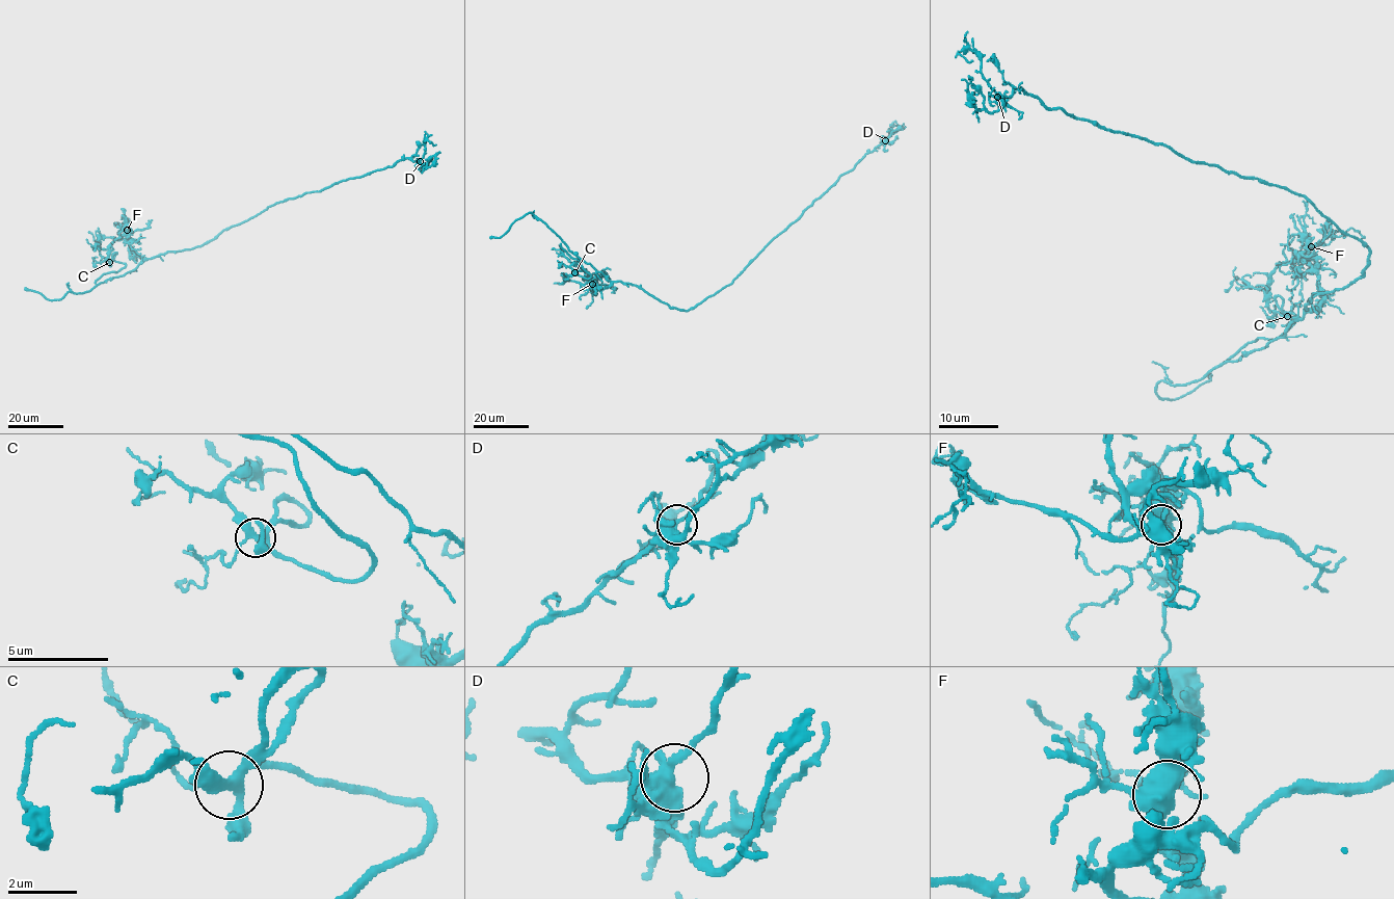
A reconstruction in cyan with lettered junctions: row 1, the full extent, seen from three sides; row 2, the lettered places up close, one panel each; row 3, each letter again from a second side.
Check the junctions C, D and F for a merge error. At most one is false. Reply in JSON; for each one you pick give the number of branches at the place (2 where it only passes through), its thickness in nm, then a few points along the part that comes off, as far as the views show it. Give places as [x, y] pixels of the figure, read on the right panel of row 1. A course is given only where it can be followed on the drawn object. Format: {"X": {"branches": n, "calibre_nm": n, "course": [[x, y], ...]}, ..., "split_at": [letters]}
{"C": {"branches": 5, "calibre_nm": 320, "course": [[1287, 316], [1291, 313], [1299, 319], [1277, 339], [1248, 341], [1223, 363]]}, "split_at": ["C"]}

